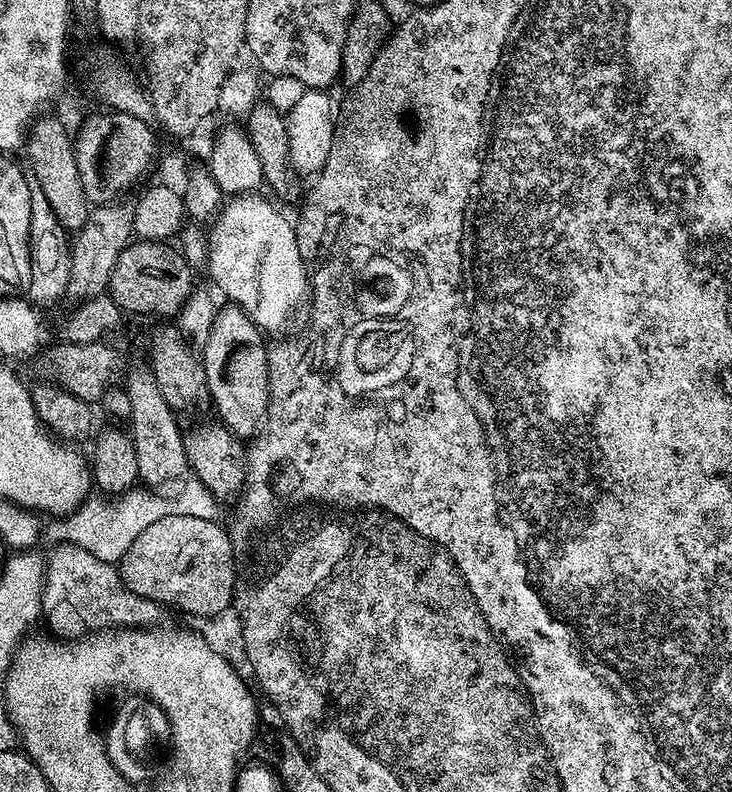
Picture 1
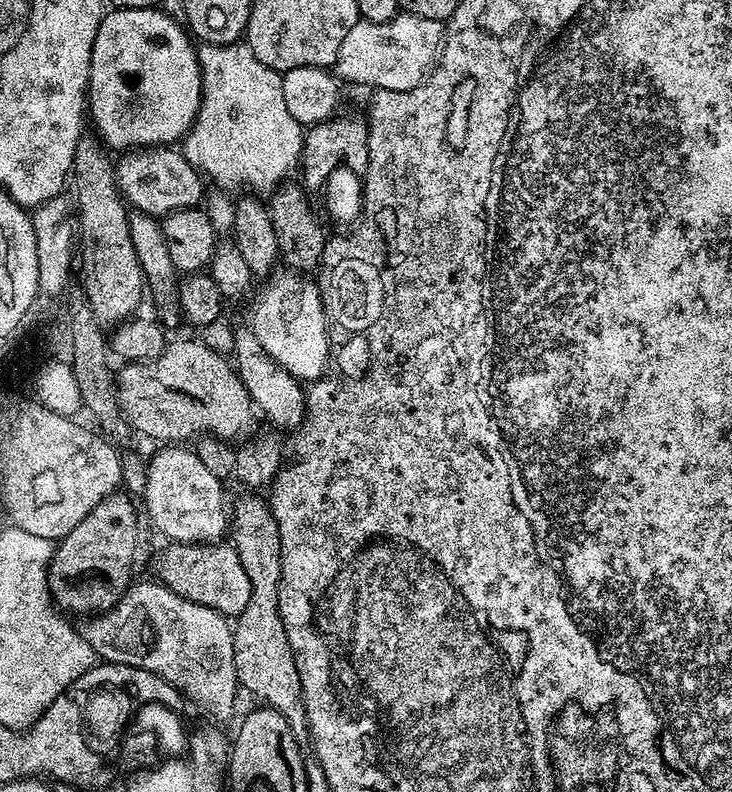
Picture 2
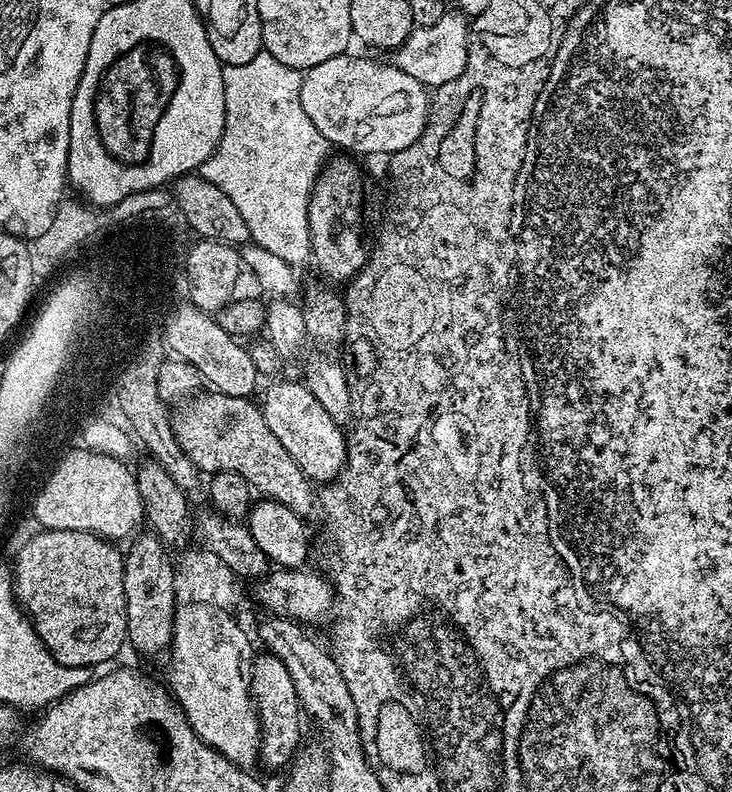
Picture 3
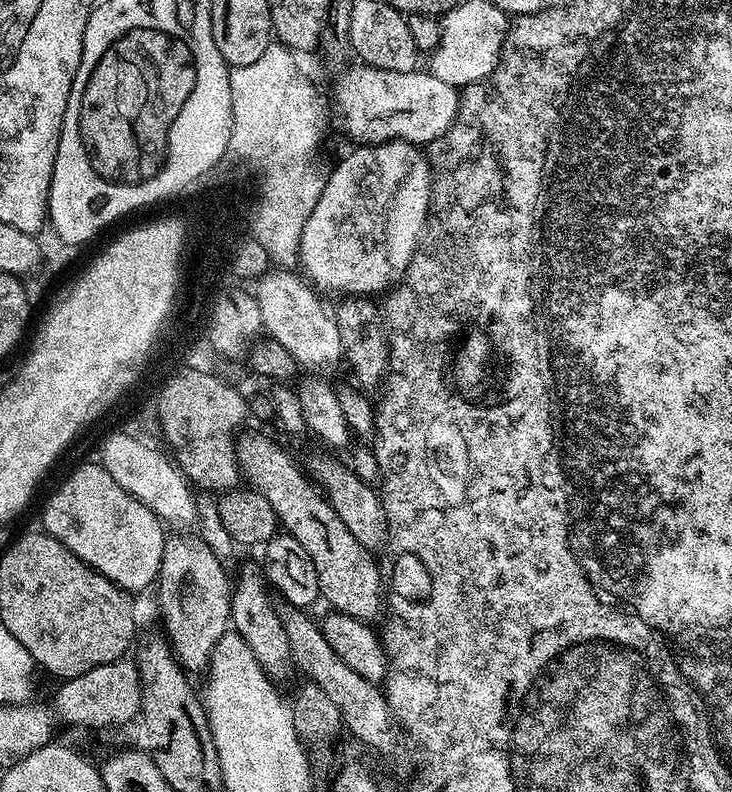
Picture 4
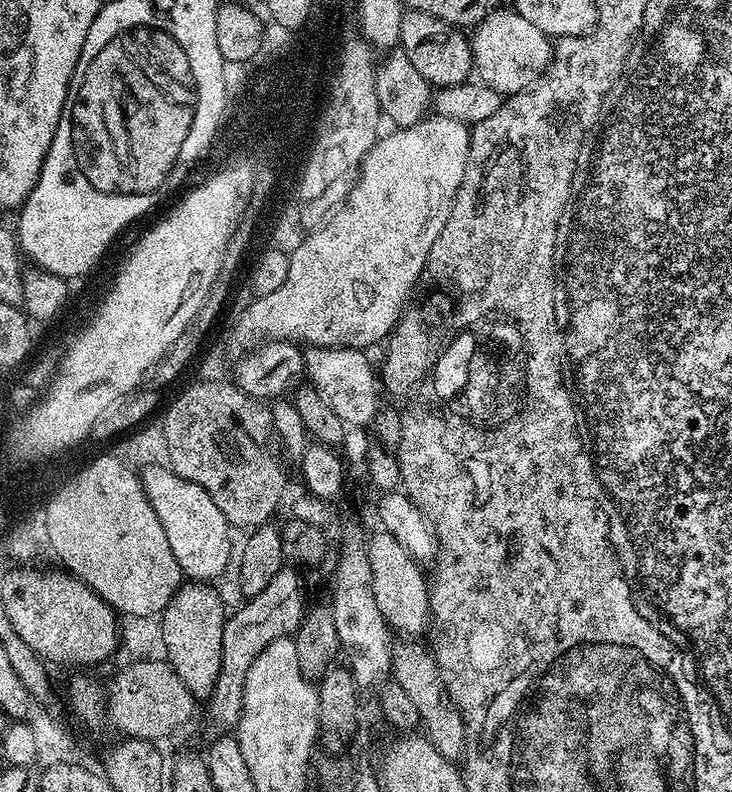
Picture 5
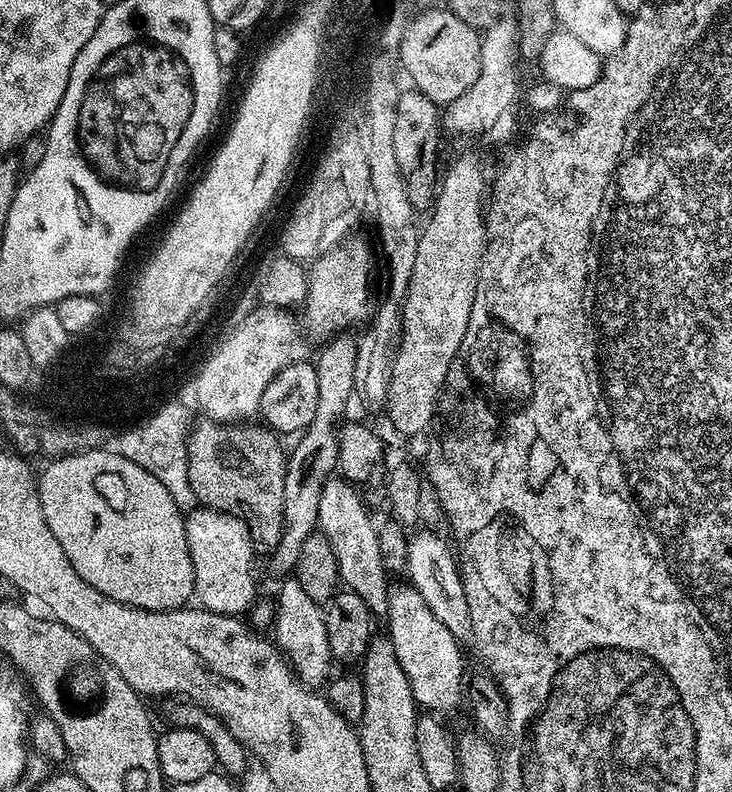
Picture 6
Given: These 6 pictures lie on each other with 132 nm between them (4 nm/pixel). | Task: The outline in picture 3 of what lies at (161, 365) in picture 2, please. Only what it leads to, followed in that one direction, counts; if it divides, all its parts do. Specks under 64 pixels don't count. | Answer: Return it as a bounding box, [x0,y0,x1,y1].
[170,390,318,518]

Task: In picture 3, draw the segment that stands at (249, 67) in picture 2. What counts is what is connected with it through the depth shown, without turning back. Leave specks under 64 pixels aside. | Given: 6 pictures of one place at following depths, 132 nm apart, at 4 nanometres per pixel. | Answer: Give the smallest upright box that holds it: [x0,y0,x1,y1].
[198,50,330,268]

